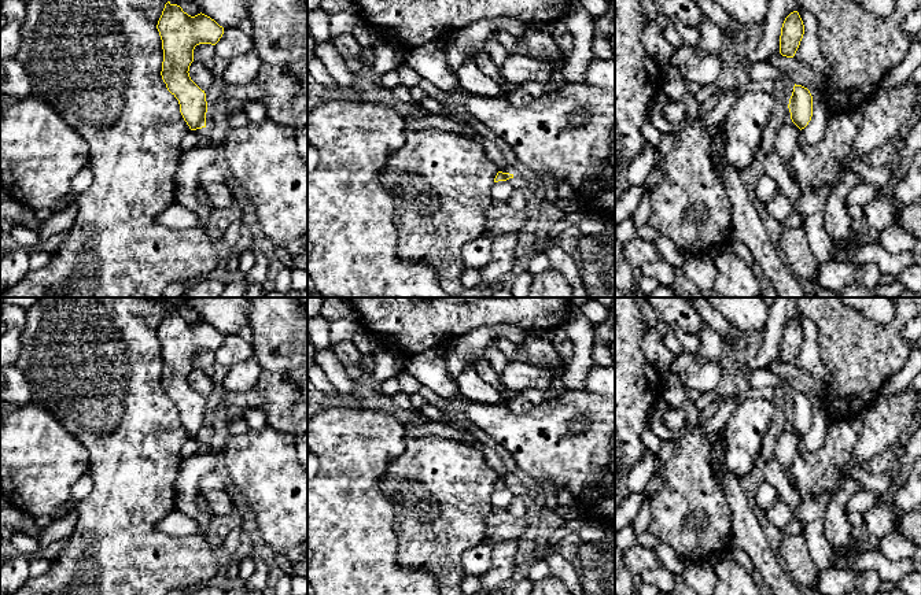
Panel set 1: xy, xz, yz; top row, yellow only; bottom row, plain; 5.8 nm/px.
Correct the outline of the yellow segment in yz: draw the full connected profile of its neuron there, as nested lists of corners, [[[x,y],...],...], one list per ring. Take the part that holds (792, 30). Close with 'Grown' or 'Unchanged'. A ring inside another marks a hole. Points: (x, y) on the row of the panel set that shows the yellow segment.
[[[797,11],[791,12],[781,27],[780,53],[793,58],[804,34],[804,25]]]. Unchanged

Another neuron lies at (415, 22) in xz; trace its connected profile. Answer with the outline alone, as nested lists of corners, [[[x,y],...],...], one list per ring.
[[[351,0],[365,23],[379,32],[393,30],[395,36],[390,41],[405,51],[435,41],[443,30],[460,30],[486,19],[511,18],[530,27],[544,26],[559,21],[568,4],[570,0]]]

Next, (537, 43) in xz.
[[[531,26],[519,37],[523,47],[522,55],[530,56],[534,60],[553,64],[552,56],[560,55],[567,58],[570,53],[559,48],[555,38],[542,26]]]

